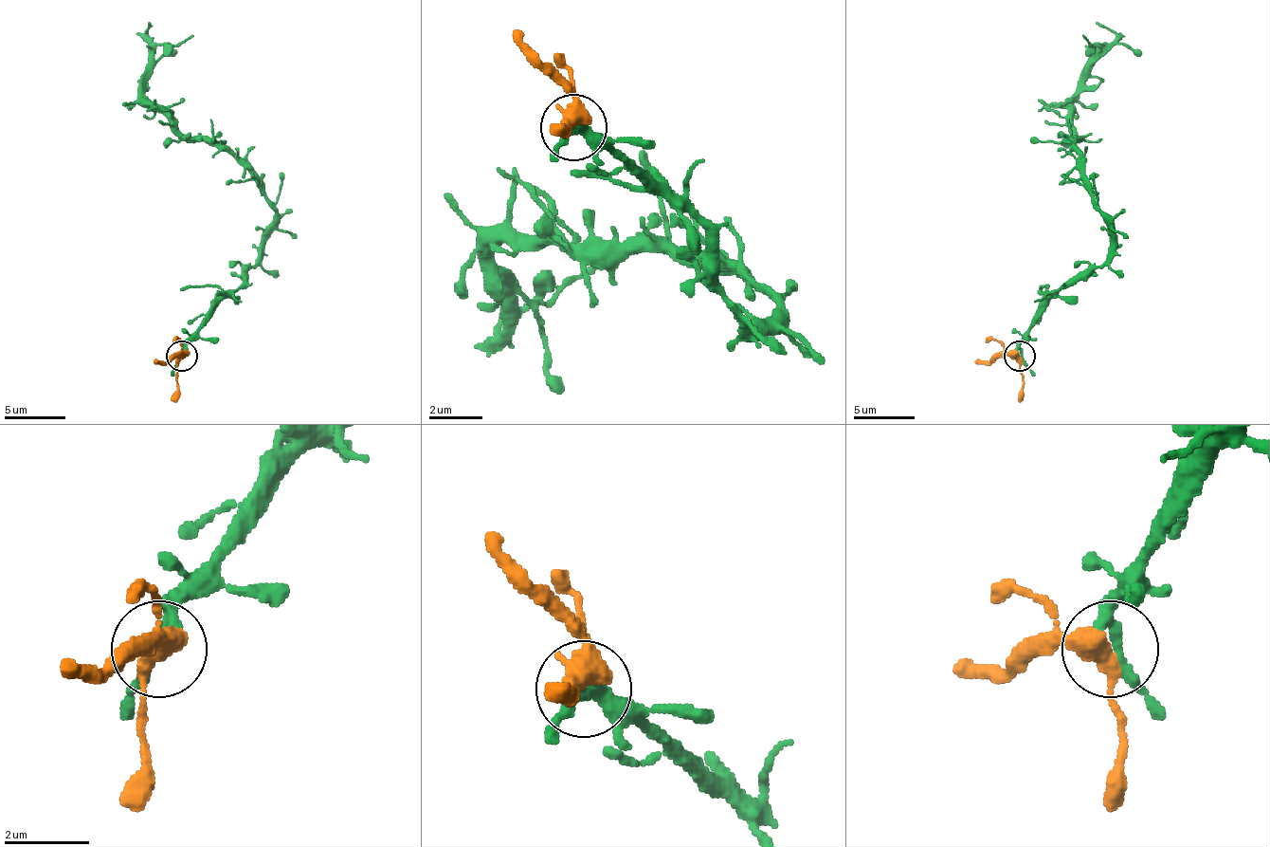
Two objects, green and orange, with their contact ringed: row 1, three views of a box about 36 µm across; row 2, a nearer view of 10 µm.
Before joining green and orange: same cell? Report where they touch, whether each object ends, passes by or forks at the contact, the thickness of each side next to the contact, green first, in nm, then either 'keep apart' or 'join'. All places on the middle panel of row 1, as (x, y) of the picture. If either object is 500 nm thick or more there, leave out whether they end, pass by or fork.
at (573, 127); green passes by; orange passes by; 220 nm thick on the green side, 480 nm on the other; join

